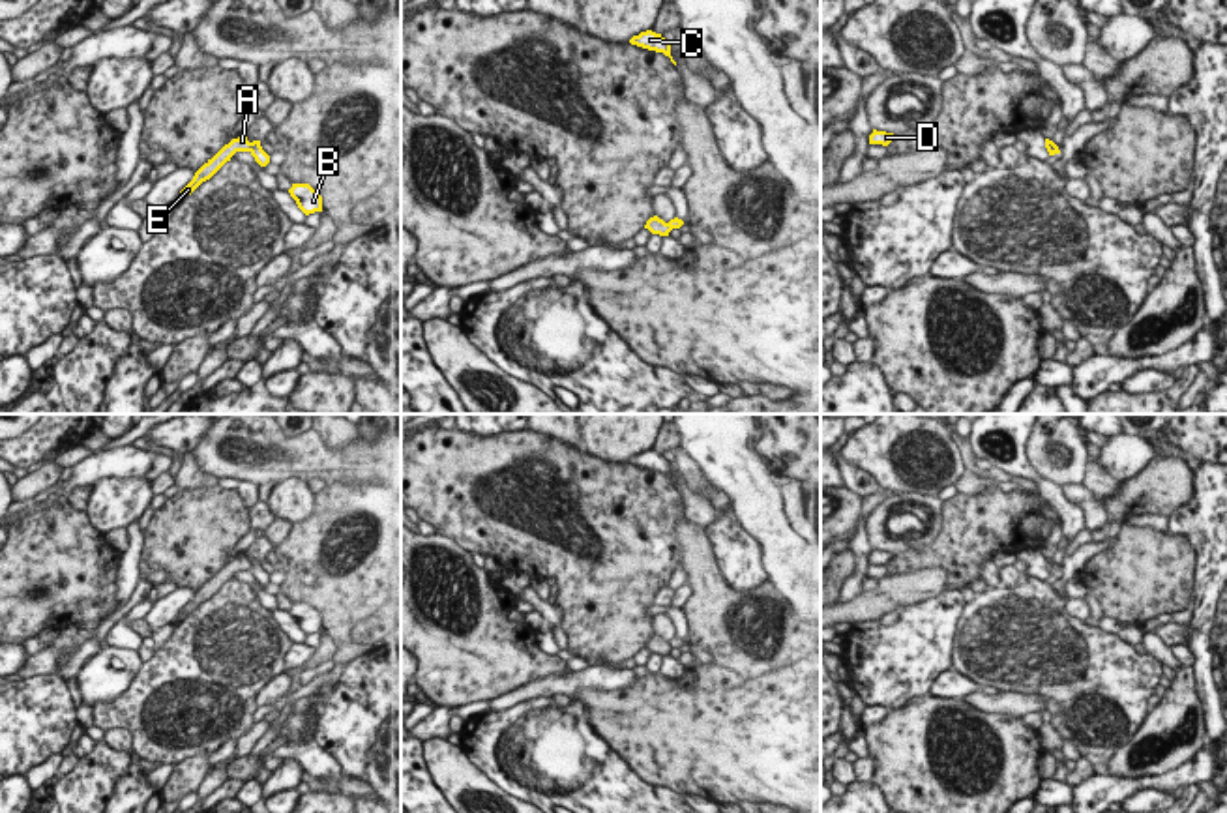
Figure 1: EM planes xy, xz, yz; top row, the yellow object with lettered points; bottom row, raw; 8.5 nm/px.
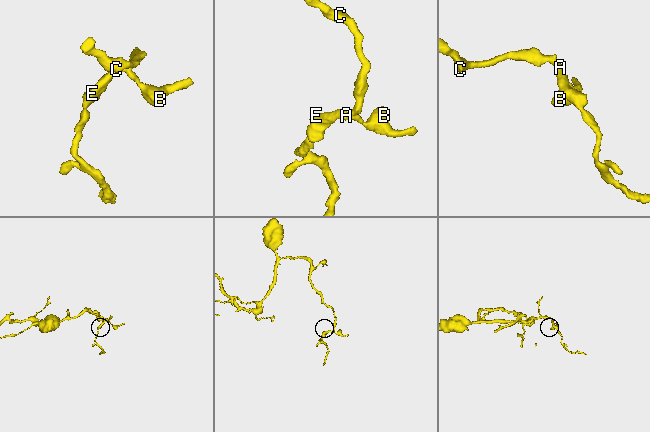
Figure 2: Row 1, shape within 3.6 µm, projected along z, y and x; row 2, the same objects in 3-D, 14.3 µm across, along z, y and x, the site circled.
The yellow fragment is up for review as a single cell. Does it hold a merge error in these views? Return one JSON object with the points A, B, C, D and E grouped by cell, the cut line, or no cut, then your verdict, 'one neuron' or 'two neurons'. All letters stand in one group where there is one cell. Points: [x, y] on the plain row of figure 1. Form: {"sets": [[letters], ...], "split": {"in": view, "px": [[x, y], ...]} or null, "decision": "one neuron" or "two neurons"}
{"sets": [["A", "E"], ["B", "C", "D"]], "split": {"in": "xy", "px": [[251, 562], [248, 570]]}, "decision": "two neurons"}

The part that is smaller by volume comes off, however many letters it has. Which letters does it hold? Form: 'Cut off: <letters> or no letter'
Cut off: A, E

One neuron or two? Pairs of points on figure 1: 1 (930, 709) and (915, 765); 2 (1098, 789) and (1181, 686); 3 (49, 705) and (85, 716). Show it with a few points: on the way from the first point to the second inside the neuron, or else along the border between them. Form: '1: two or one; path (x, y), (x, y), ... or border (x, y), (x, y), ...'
1: one; path (928, 722), (924, 752)
2: two; border (1154, 774), (1139, 778), (1108, 776)
3: two; border (75, 709), (79, 722)

